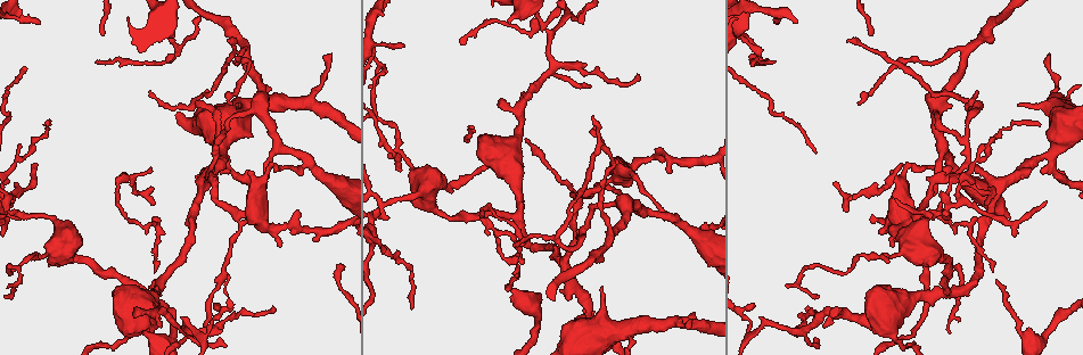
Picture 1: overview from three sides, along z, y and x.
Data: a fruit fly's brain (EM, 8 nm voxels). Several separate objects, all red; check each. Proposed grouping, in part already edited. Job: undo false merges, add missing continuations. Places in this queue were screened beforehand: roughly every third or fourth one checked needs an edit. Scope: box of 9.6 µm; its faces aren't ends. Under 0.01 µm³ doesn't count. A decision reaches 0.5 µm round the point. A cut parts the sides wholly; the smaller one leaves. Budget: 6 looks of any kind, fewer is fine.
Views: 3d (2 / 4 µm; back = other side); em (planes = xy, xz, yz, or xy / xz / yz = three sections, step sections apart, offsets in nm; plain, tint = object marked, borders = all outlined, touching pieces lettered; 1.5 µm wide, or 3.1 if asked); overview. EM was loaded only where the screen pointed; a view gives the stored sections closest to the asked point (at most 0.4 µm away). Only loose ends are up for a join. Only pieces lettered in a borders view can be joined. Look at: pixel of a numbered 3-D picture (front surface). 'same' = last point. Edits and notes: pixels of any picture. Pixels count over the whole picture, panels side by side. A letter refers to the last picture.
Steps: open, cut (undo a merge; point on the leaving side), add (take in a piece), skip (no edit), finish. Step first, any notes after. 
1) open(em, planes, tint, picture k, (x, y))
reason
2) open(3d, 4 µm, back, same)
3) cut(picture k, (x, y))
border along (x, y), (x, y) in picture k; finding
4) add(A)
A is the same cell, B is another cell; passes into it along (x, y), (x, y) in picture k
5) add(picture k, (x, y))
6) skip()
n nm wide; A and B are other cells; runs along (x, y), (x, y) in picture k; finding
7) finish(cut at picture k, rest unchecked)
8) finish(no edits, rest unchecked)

open(em, planes, borders, picture 1, (307, 158))
sharp bend

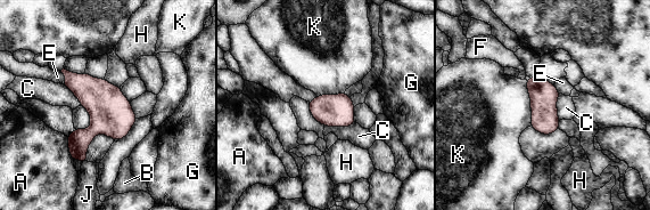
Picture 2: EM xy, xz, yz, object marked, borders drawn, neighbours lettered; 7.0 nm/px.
skip()
A, B, C, E, F, G, H, J and K are other cells; border along (525, 80), (531, 97), (531, 124) in picture 2; one cell here

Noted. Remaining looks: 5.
open(em, yz, step 8, borders, picture 1, (275, 308))
an open end

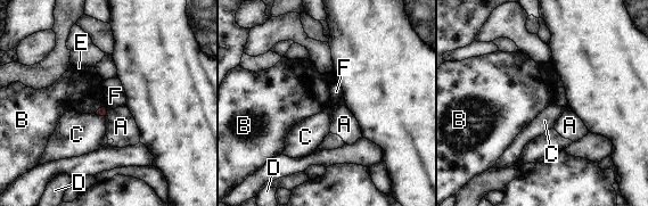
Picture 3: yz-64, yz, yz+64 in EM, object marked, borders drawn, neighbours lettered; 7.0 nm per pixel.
open(em, planes, borders, same)
another direction

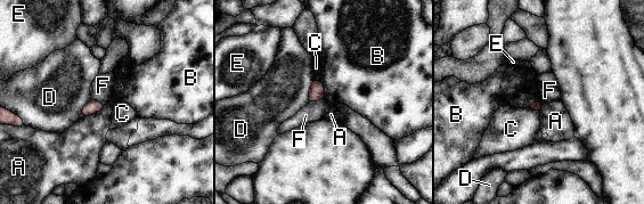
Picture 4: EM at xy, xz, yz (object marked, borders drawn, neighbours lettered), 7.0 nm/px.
skip()
A, B, C, D, E and F are other cells; no lettered piece goes on from it

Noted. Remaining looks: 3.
open(em, yz, step 4, borders, picture 1, (176, 47))
small branch off a trunk

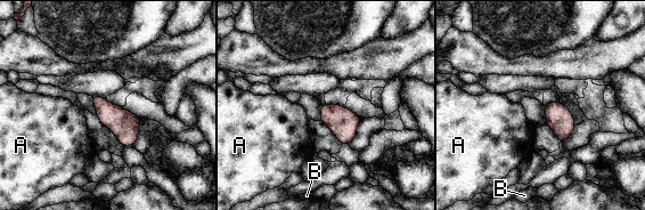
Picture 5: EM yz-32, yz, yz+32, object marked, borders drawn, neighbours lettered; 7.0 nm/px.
open(em, planes, borders, same)
another direction

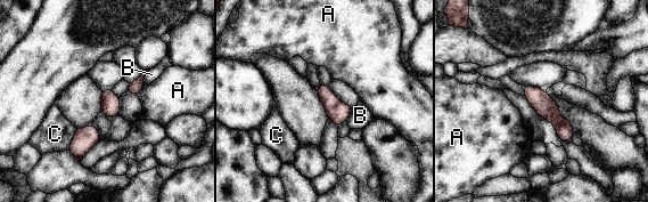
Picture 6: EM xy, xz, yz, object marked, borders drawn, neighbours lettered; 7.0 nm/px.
skip()
130 nm wide; A, B and C are other cells; runs along (526, 88), (563, 126), (568, 137) in picture 6; all the same cell

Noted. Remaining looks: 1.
finish(no edits, rest unchecked)

